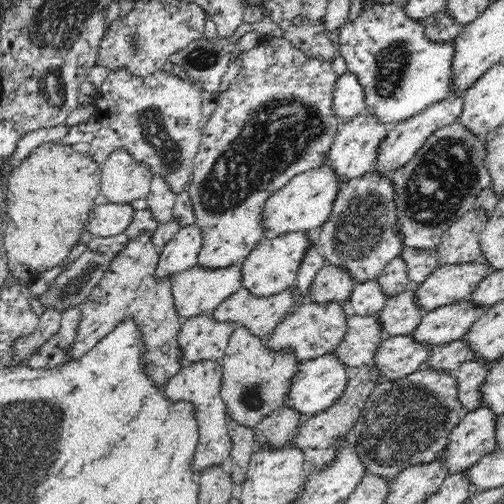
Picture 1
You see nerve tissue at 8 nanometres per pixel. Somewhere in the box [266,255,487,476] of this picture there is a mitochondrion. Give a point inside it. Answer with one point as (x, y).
(401, 423)

